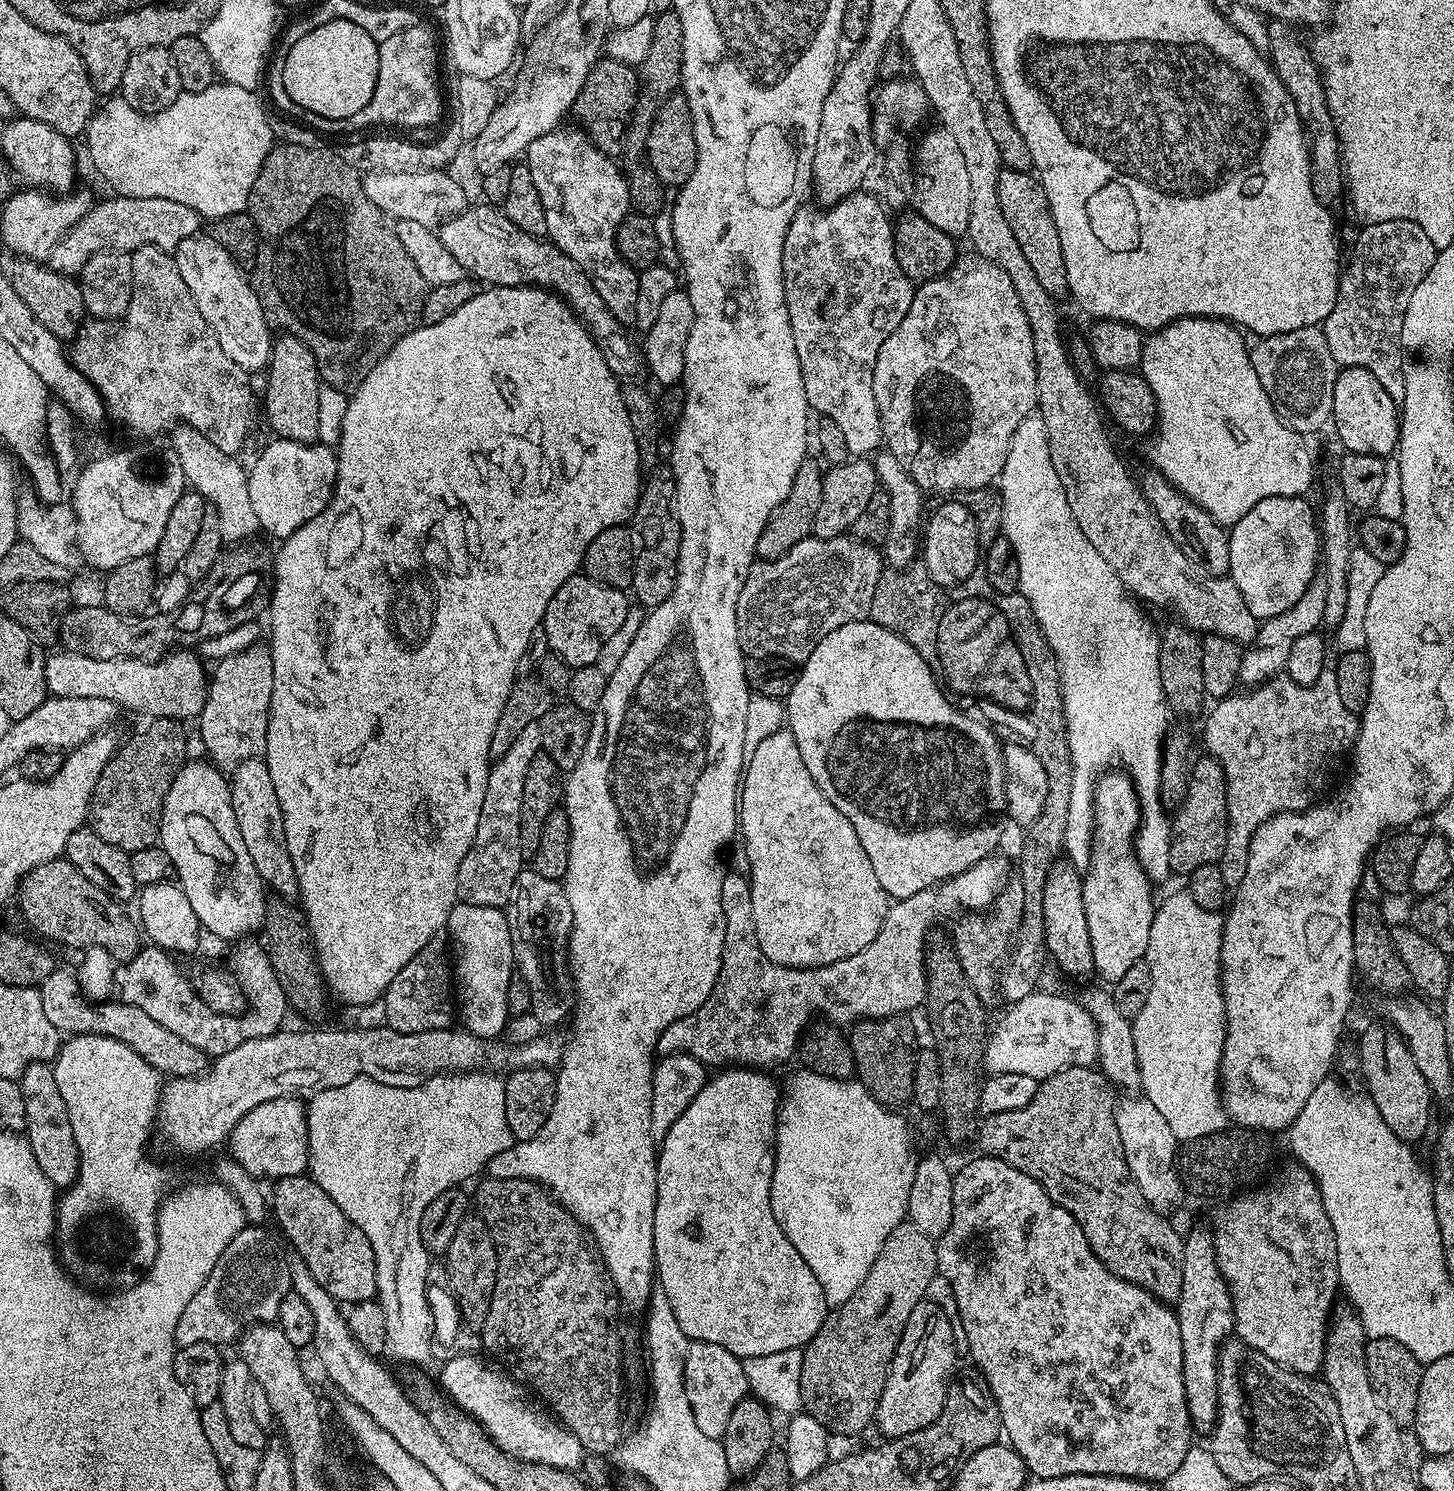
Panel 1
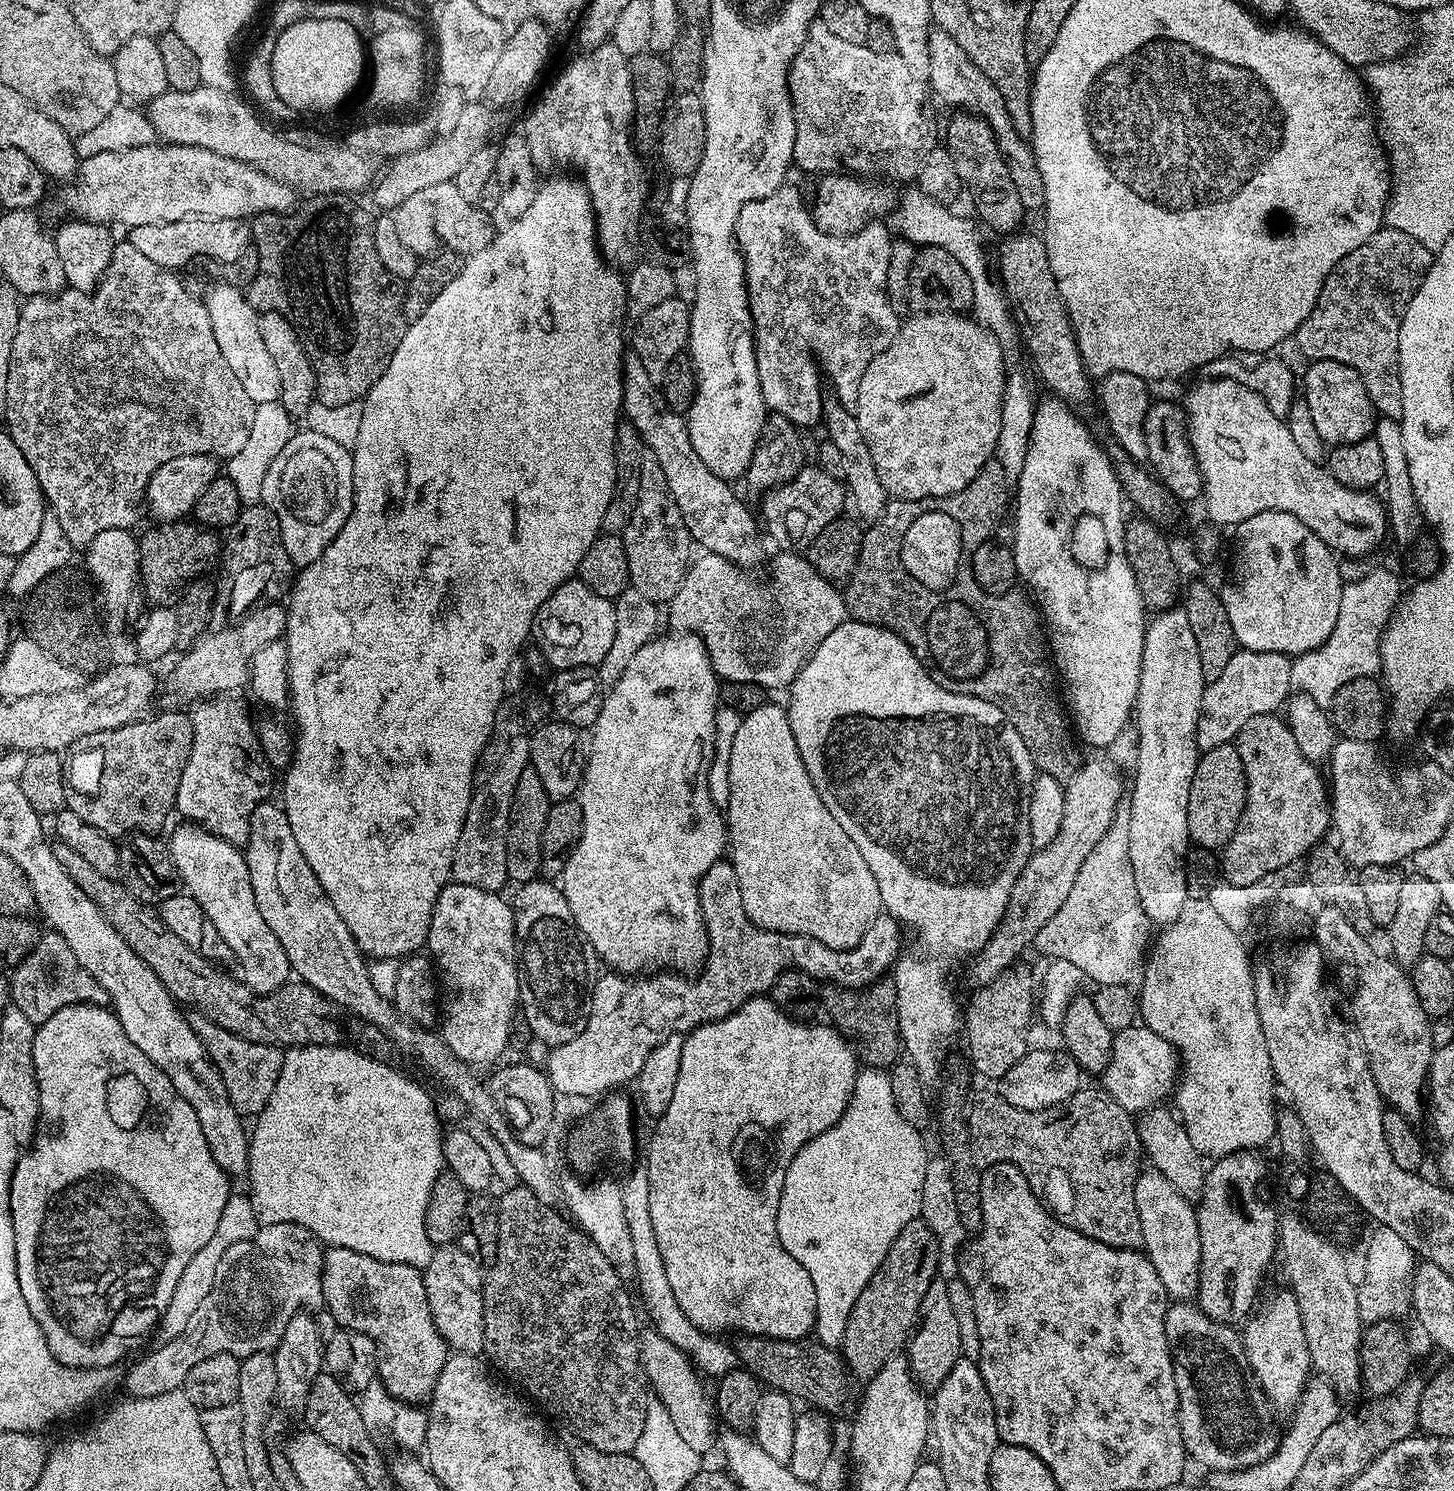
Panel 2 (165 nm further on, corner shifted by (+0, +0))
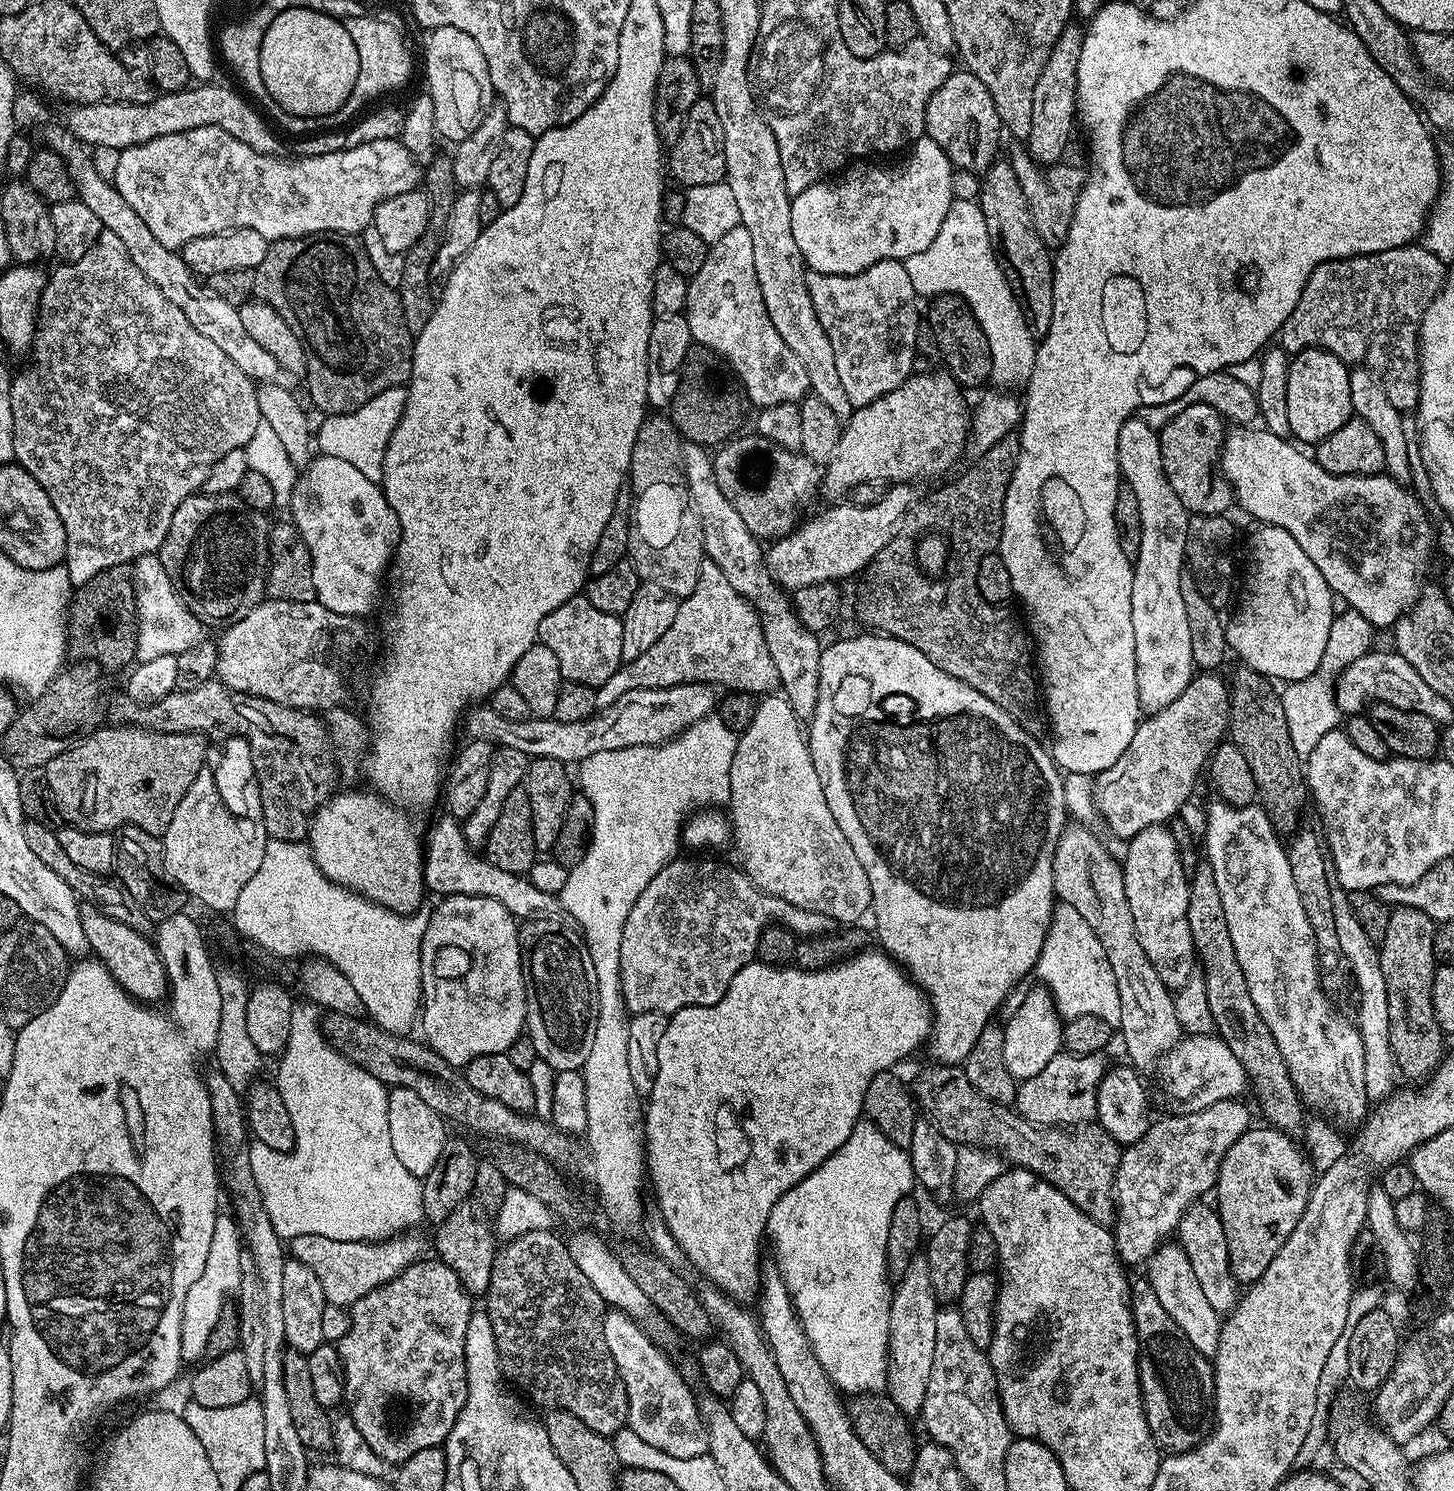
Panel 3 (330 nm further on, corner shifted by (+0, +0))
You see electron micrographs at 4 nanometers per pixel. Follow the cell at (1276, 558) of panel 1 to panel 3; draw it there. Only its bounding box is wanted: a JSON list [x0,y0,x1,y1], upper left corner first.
[1226,523,1334,682]

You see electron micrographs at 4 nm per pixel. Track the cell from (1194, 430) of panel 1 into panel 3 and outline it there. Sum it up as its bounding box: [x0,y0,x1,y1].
[1220,426,1436,629]

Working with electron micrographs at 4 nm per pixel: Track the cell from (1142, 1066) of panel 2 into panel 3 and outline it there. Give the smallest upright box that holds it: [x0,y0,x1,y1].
[1158,1034,1249,1113]

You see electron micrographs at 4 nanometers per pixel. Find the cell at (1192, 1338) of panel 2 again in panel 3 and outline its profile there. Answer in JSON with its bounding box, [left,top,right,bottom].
[1130,1279,1216,1454]

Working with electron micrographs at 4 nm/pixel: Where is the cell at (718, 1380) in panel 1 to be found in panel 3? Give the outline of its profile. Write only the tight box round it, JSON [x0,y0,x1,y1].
[604,1311,708,1458]

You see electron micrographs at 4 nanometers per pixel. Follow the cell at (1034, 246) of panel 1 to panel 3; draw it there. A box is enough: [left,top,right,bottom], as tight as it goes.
[924,70,1002,174]

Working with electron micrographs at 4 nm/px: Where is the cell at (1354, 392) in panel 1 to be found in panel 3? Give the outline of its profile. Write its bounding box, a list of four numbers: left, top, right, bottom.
[1286,348,1353,445]

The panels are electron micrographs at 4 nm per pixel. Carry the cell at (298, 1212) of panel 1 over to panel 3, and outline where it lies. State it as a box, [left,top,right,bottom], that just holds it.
[335,1258,474,1466]

